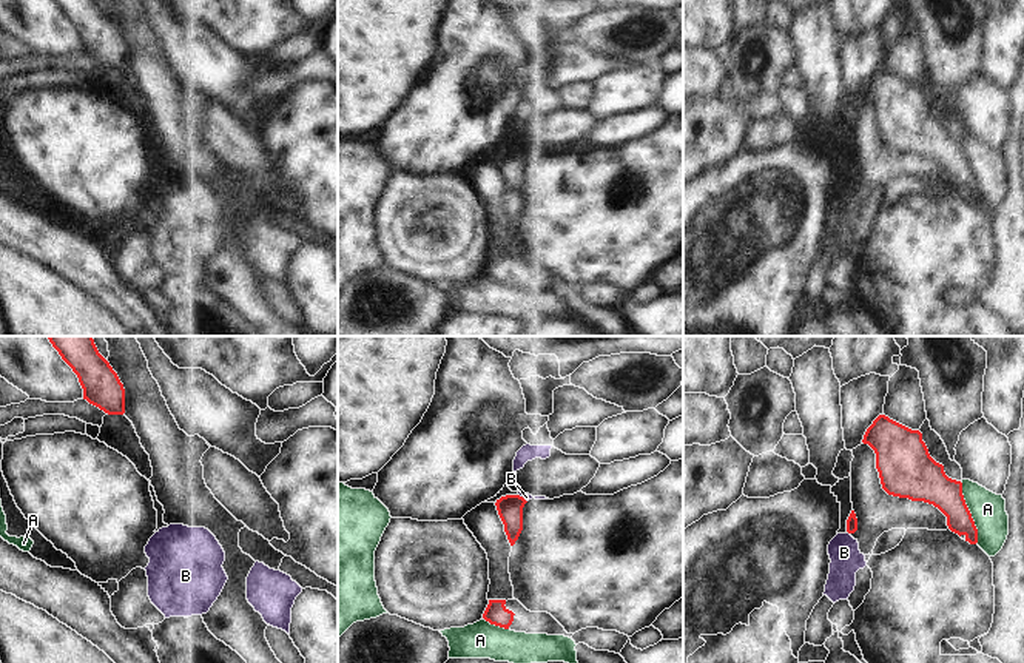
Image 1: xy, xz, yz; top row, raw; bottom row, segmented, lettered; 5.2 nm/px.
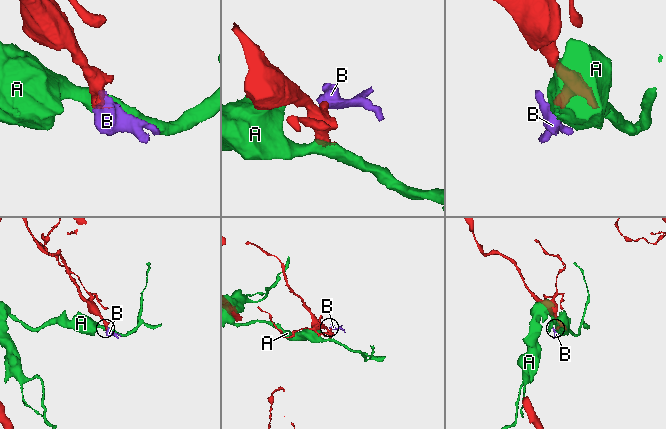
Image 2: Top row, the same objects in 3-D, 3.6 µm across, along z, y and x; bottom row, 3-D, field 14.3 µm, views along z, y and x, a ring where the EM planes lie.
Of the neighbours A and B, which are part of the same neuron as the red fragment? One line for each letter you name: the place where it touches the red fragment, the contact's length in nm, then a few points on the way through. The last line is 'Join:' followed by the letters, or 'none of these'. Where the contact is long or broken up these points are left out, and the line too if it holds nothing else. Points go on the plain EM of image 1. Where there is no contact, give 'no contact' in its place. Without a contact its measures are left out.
B: meets red in xz at (523, 153); contact 60 nm long; runs through xz (509, 162), (523, 153), (526, 151)
Join: B

